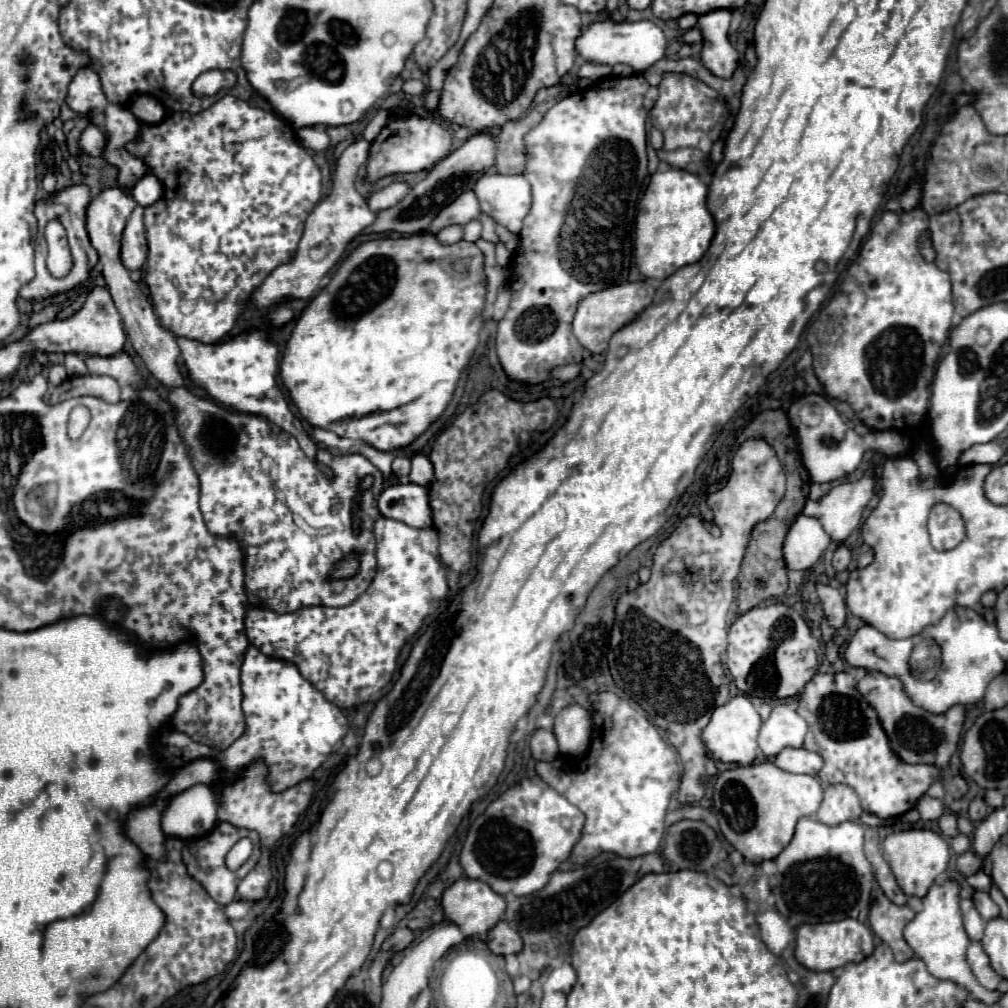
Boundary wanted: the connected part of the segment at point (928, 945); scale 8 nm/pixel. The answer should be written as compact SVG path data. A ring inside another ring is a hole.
M945 882L943 886L931 886L929 894L923 898L923 910L907 924L905 928L905 942L911 950L927 964L929 972L939 980L953 980L957 986L965 988L973 998L985 1002L987 1006L995 1004L999 992L991 992L977 984L969 964L967 964L967 948L971 944L969 936L965 934L961 910L959 910L959 886L953 882Z

